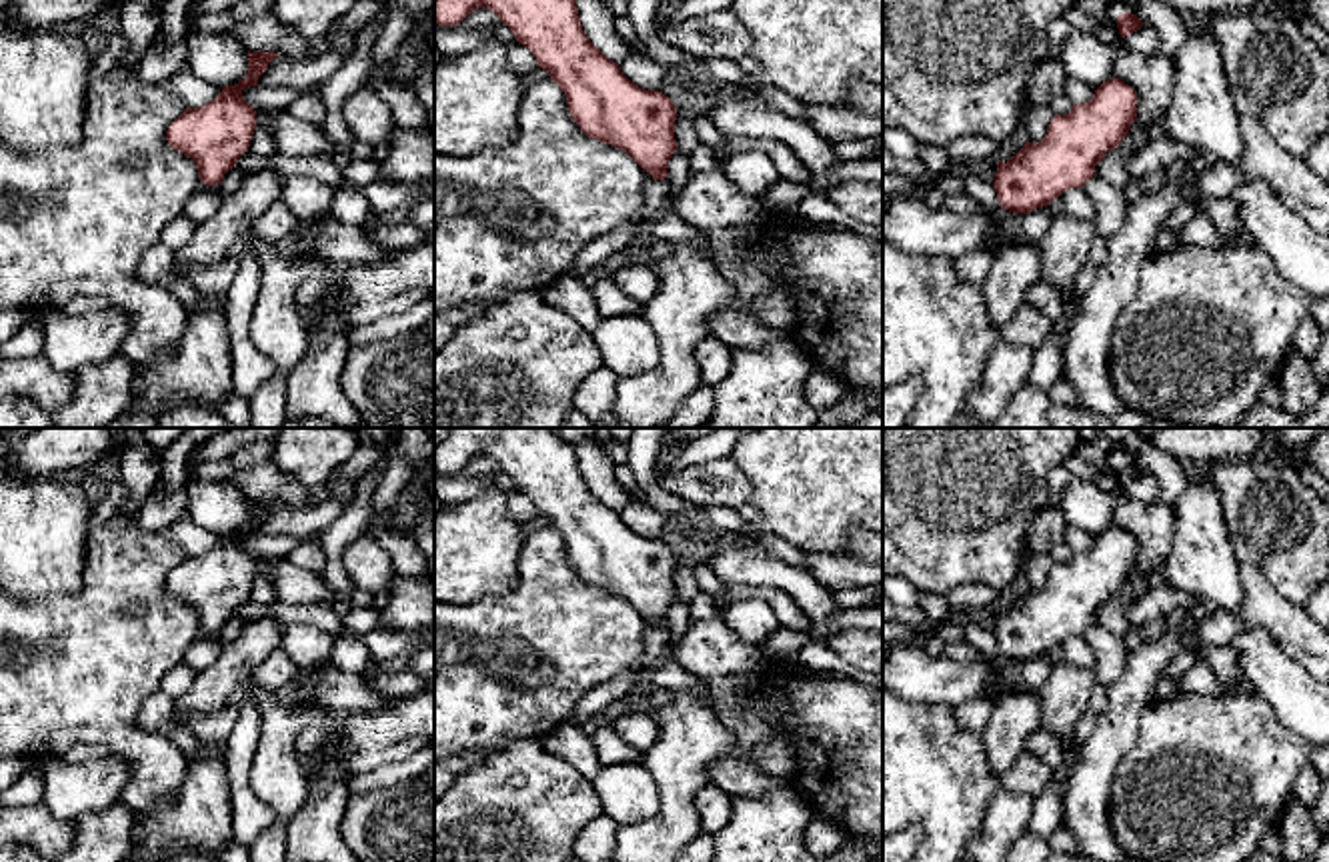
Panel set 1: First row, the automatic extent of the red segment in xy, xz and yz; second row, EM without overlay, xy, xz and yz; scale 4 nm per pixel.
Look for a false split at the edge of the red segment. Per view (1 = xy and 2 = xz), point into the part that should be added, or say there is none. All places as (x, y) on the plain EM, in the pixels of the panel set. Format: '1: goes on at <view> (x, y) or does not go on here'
1: does not go on here
2: does not go on here

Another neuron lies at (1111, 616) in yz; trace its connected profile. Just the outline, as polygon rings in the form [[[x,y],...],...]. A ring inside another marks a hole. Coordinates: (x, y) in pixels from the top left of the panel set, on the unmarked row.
[[[1113,596],[1105,602],[1105,606],[1099,612],[1099,626],[1119,636],[1125,636],[1133,628],[1143,634],[1143,626],[1135,626],[1127,620],[1119,596]]]

